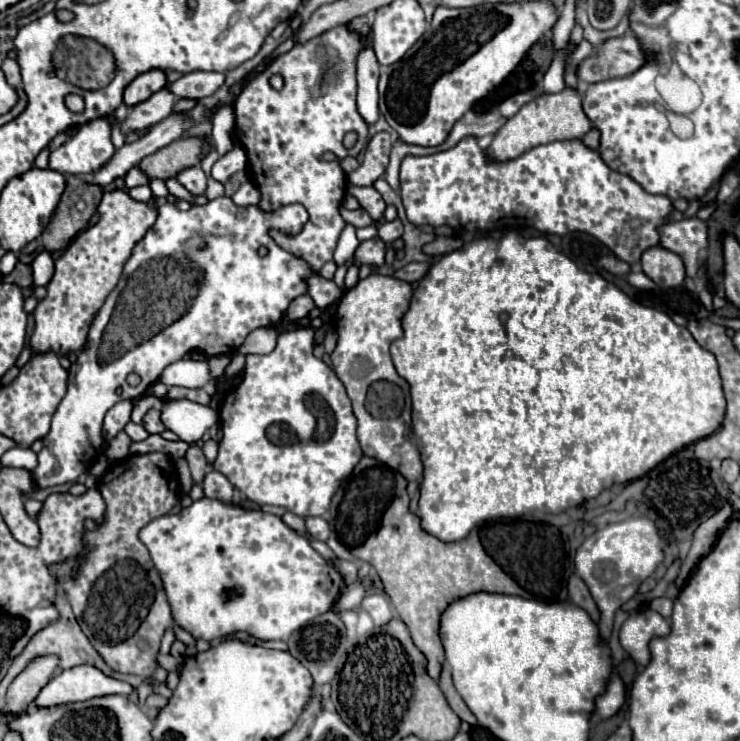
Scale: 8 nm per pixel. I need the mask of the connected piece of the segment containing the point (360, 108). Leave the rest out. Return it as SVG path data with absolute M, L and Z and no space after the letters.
M367 40L365 48L359 52L357 58L357 112L367 124L375 124L379 118L377 80L379 80L379 62L373 54L371 42Z

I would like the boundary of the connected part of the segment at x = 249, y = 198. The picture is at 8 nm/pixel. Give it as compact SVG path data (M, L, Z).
M245 182L245 184L241 184L241 188L233 194L231 200L233 200L237 206L253 206L253 204L257 204L257 198L259 198L257 188L255 188L251 182Z

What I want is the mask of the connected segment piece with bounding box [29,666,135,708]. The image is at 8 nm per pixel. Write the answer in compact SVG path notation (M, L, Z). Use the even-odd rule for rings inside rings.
M75 666L53 676L29 704L29 708L49 708L57 704L69 704L79 700L91 700L97 696L121 694L129 696L135 688L127 682L101 674L95 666Z

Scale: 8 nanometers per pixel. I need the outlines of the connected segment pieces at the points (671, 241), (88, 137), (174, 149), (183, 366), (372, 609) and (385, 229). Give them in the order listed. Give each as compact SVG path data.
M699 218L659 226L659 246L675 252L685 262L687 276L697 276L699 252L707 248L707 224Z
M97 118L83 124L75 136L51 152L49 168L63 174L89 174L101 168L115 154L111 144L113 126L111 118Z
M181 138L143 158L139 170L149 180L175 178L181 170L197 166L197 162L201 162L201 154L205 154L205 150L201 142L197 142L197 138Z
M205 356L203 360L177 360L173 364L169 364L161 378L163 384L167 386L185 386L185 388L203 388L209 380L211 380L211 372L209 372L209 356Z
M371 594L365 596L361 602L361 608L373 618L373 622L377 626L383 626L385 622L389 622L389 618L393 618L391 608L389 608L389 600L385 594Z
M393 220L393 222L383 222L379 228L379 238L383 238L385 242L393 242L397 238L401 238L403 234L403 224L401 220Z

